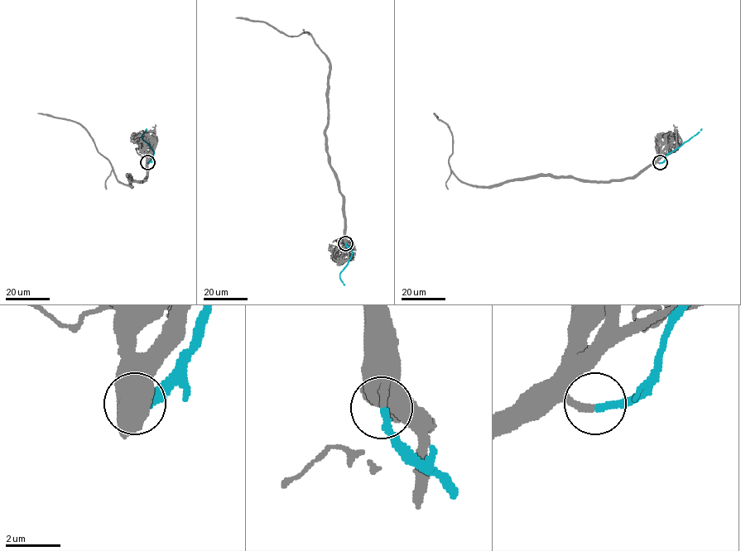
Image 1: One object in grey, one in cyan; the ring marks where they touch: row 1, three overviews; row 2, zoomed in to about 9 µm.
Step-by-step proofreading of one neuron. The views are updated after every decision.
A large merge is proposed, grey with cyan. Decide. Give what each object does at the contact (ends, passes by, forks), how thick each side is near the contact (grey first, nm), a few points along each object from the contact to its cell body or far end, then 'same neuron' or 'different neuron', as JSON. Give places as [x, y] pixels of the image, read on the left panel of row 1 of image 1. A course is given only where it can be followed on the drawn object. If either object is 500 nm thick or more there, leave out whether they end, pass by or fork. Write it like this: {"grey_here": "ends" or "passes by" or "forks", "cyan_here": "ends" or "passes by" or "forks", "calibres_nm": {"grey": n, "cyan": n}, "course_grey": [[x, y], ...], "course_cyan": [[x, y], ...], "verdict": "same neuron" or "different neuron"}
{"grey_here": "ends", "cyan_here": "ends", "calibres_nm": {"grey": 260, "cyan": 260}, "course_grey": [[147, 162], [143, 181], [134, 181], [127, 175], [132, 186], [120, 183], [109, 162], [79, 124], [38, 113]], "course_cyan": [[147, 162], [153, 151], [141, 138], [146, 128]], "verdict": "same neuron"}

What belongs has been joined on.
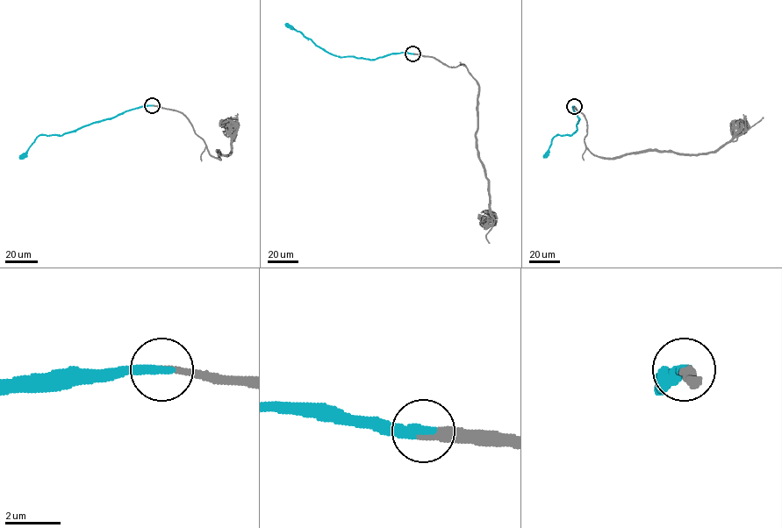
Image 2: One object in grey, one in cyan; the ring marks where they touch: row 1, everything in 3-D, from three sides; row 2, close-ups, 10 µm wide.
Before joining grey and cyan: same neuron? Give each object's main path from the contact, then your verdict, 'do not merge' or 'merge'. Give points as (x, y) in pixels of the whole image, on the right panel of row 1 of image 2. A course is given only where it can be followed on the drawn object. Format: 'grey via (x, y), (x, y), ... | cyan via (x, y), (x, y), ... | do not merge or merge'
grey via (574, 106), (586, 120), (585, 146), (593, 154), (606, 158), (655, 150), (684, 154), (714, 152), (763, 117) | cyan via (573, 106), (579, 118), (577, 129), (571, 135), (556, 135), (543, 156) | merge

